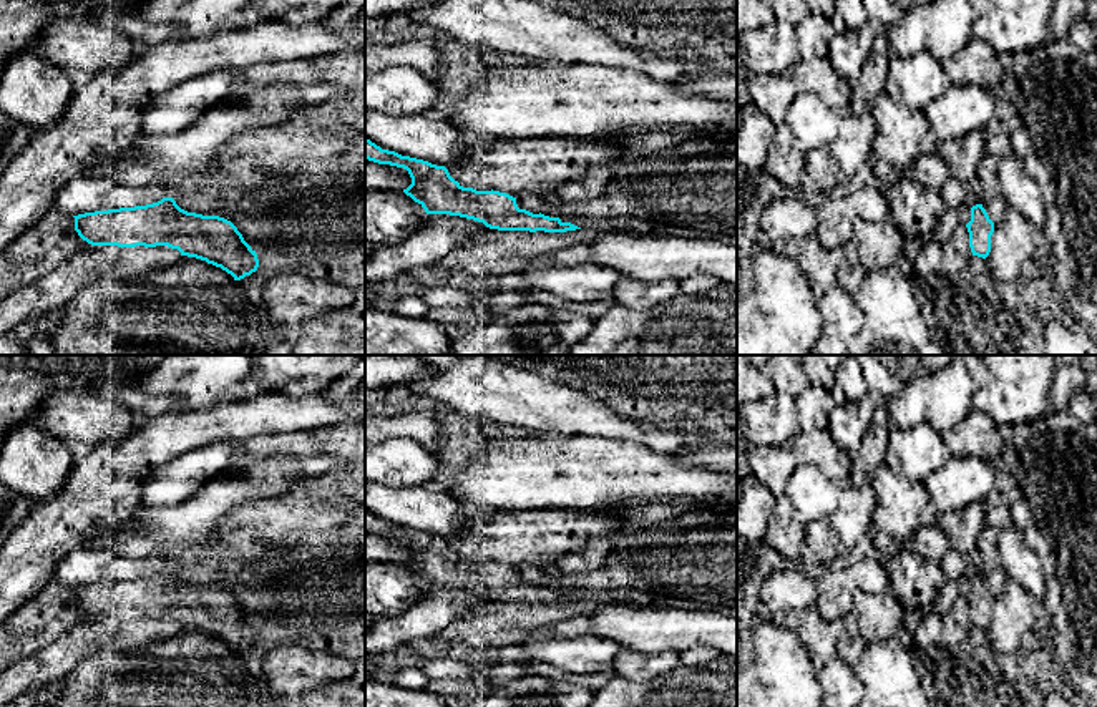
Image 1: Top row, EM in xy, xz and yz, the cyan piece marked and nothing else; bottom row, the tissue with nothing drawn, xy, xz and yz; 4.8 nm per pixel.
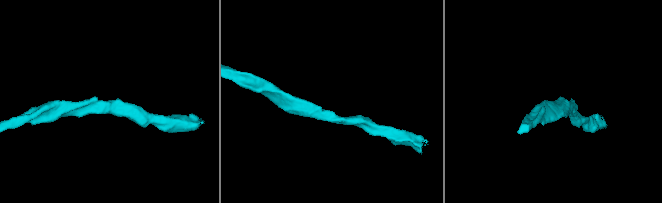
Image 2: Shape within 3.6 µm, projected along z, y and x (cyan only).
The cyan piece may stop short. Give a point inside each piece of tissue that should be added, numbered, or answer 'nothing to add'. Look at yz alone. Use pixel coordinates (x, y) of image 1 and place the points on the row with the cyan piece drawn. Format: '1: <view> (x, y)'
nothing to add

